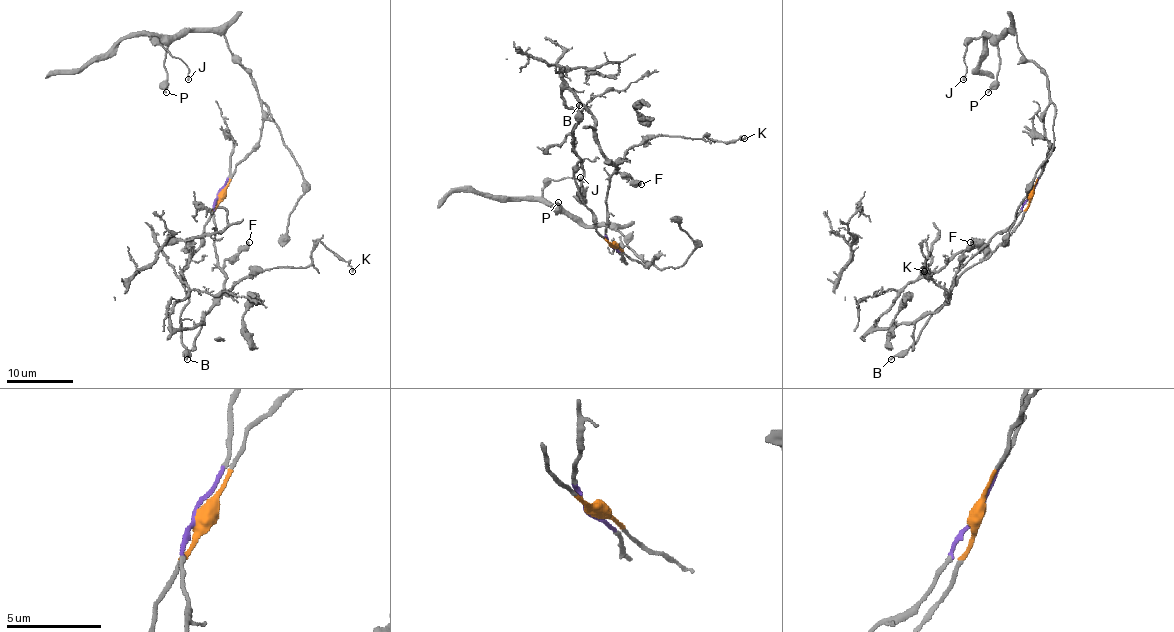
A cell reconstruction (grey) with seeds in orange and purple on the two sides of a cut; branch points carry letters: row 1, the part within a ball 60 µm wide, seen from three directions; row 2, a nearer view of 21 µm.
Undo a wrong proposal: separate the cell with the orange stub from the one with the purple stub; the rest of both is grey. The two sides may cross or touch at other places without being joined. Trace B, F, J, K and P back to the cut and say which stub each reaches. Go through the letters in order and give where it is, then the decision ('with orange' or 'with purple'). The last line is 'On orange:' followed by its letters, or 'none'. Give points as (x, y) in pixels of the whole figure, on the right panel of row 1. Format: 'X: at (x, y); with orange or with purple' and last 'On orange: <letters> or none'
B: at (891, 359); with orange
F: at (970, 242); with purple
J: at (963, 79); with orange
K: at (924, 271); with purple
P: at (988, 92); with orange
On orange: B, J, P

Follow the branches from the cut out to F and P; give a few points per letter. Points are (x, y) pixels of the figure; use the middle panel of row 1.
F: (609, 245), (606, 233), (606, 191), (613, 174), (626, 173), (641, 185)
P: (611, 245), (643, 265), (654, 258), (646, 262), (614, 228), (577, 223), (562, 211), (556, 213), (557, 201)

